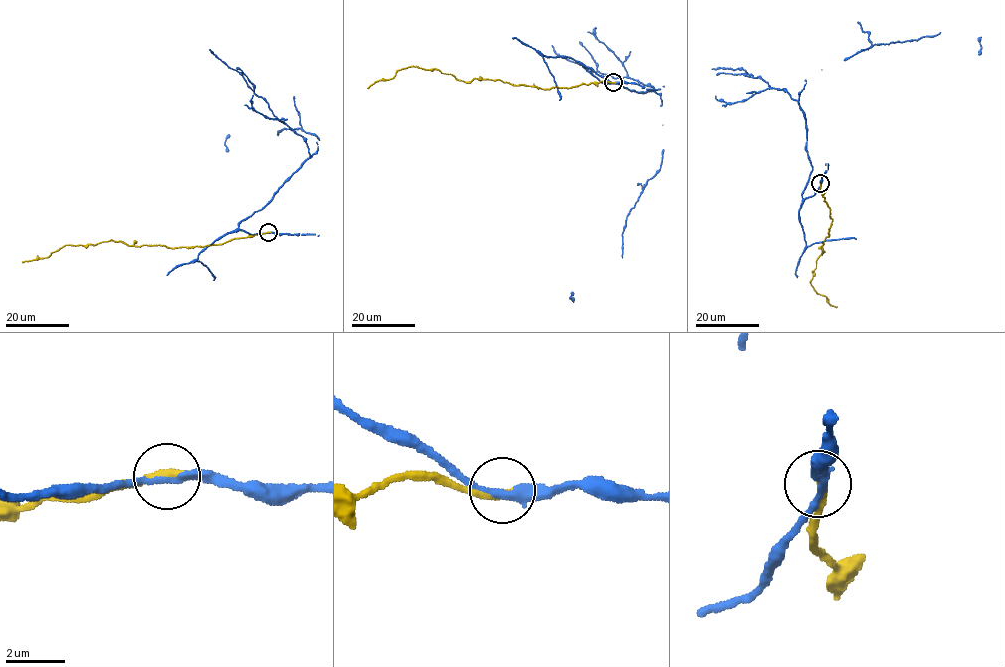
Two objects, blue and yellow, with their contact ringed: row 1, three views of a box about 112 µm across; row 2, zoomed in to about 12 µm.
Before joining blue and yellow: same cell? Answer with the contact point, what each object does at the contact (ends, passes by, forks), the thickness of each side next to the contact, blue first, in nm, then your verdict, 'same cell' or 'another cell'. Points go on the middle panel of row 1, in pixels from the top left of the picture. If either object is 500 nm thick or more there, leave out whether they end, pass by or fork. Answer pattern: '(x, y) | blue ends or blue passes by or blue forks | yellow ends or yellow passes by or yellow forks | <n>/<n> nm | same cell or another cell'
(613, 82) | blue passes by | yellow ends | 280/320 nm | another cell

